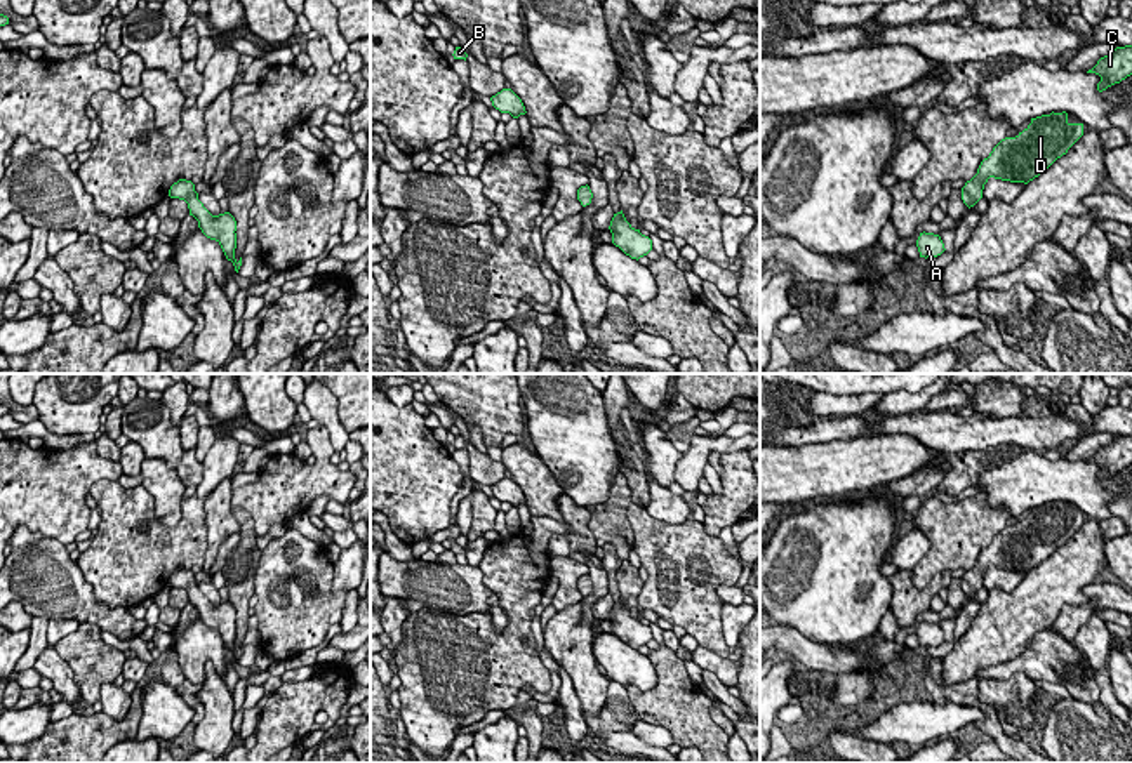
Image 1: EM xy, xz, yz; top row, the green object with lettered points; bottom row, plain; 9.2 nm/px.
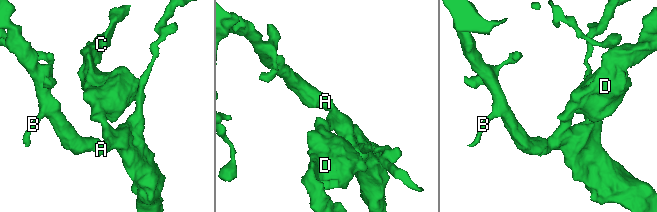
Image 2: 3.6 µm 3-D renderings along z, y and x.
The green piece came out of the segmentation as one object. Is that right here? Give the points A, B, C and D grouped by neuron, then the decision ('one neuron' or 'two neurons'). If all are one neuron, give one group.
A B C D | one neuron

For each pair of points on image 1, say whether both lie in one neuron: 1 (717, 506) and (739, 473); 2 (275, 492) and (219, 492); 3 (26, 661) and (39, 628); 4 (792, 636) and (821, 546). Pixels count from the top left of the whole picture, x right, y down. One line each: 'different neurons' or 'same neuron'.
1: same neuron
2: different neurons
3: same neuron
4: different neurons

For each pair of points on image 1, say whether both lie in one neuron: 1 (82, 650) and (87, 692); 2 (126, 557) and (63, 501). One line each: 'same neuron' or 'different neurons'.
1: same neuron
2: different neurons

